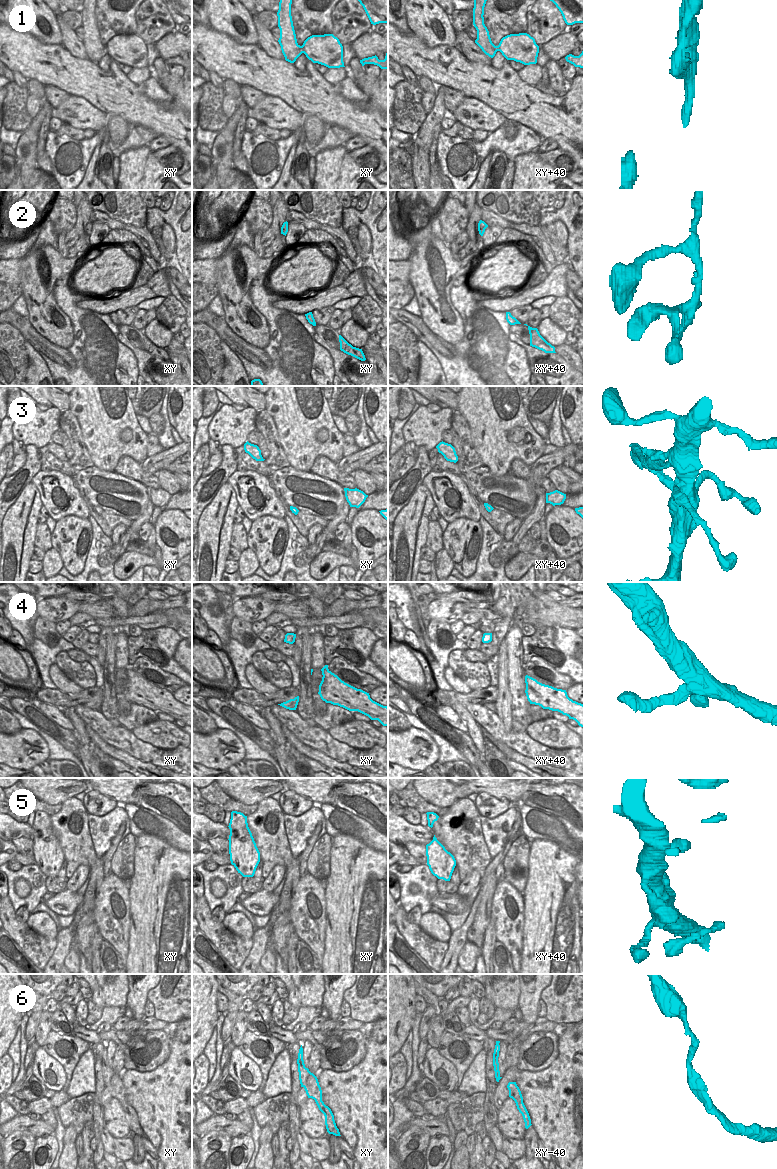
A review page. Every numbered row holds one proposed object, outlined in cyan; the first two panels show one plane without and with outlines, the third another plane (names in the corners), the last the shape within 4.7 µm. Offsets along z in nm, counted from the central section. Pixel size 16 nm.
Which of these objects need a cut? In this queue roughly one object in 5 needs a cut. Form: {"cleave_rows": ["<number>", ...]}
{"cleave_rows": []}

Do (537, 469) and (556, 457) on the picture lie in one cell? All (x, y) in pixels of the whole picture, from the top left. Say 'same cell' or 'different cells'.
same cell

